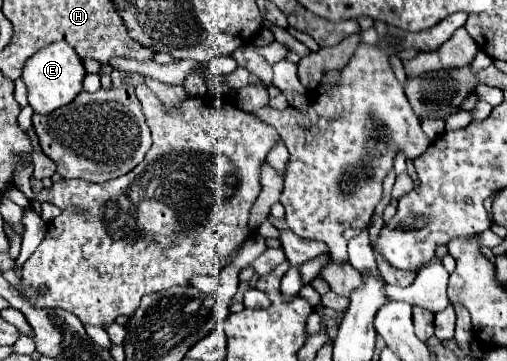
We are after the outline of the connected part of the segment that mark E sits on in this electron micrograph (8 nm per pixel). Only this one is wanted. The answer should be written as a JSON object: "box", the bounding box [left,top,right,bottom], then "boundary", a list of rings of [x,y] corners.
{"box":[22,42,86,114],"boundary":[[[52,42],[44,48],[40,48],[22,70],[22,80],[28,88],[28,104],[36,114],[50,114],[56,108],[62,108],[70,104],[80,92],[82,92],[82,80],[86,76],[86,70],[82,66],[82,60],[70,48],[66,42]]]}

